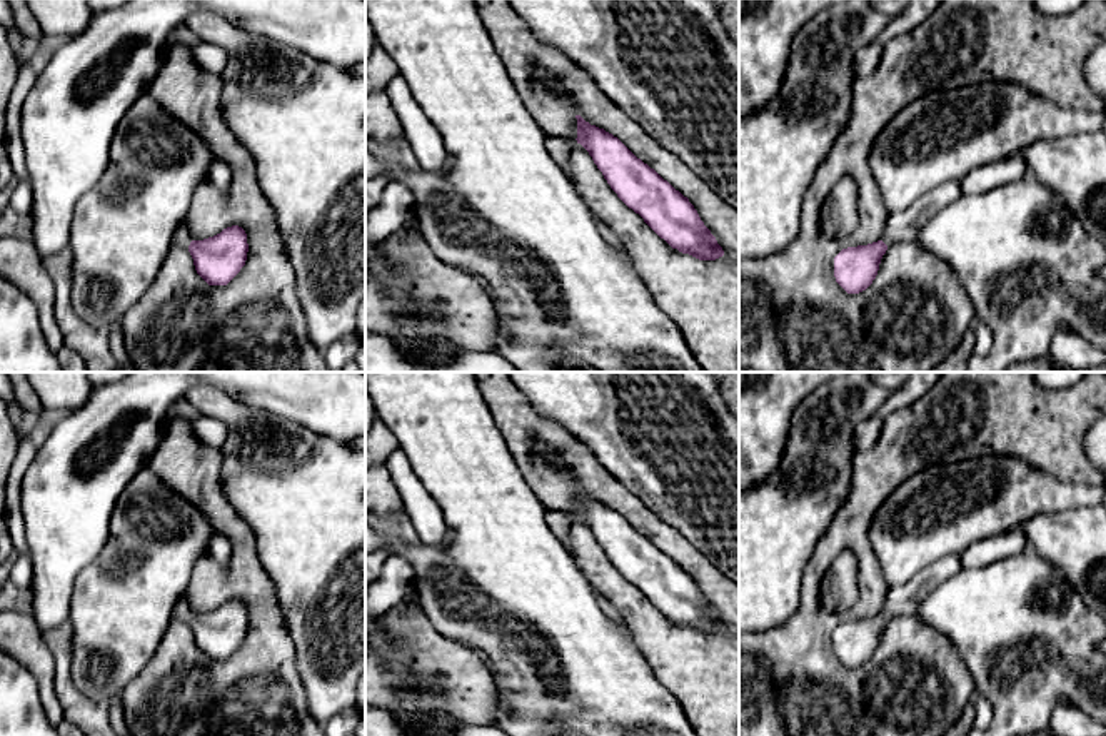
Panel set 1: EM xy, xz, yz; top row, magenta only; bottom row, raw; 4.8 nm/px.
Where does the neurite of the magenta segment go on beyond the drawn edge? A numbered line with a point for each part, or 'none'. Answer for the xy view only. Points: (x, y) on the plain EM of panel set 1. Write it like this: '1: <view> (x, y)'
1: xy (182, 611)

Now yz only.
1: yz (901, 601)

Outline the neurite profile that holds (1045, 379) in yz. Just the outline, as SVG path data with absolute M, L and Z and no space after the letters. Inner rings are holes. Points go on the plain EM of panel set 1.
M1036 372L1036 382L1044 389L1068 389L1081 381L1084 372Z

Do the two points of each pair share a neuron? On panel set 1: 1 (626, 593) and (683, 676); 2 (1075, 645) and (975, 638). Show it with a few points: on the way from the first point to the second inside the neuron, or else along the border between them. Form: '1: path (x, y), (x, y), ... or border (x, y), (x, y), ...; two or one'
1: path (638, 613), (673, 656); one
2: path (1050, 638), (1033, 630), (1000, 630); one

